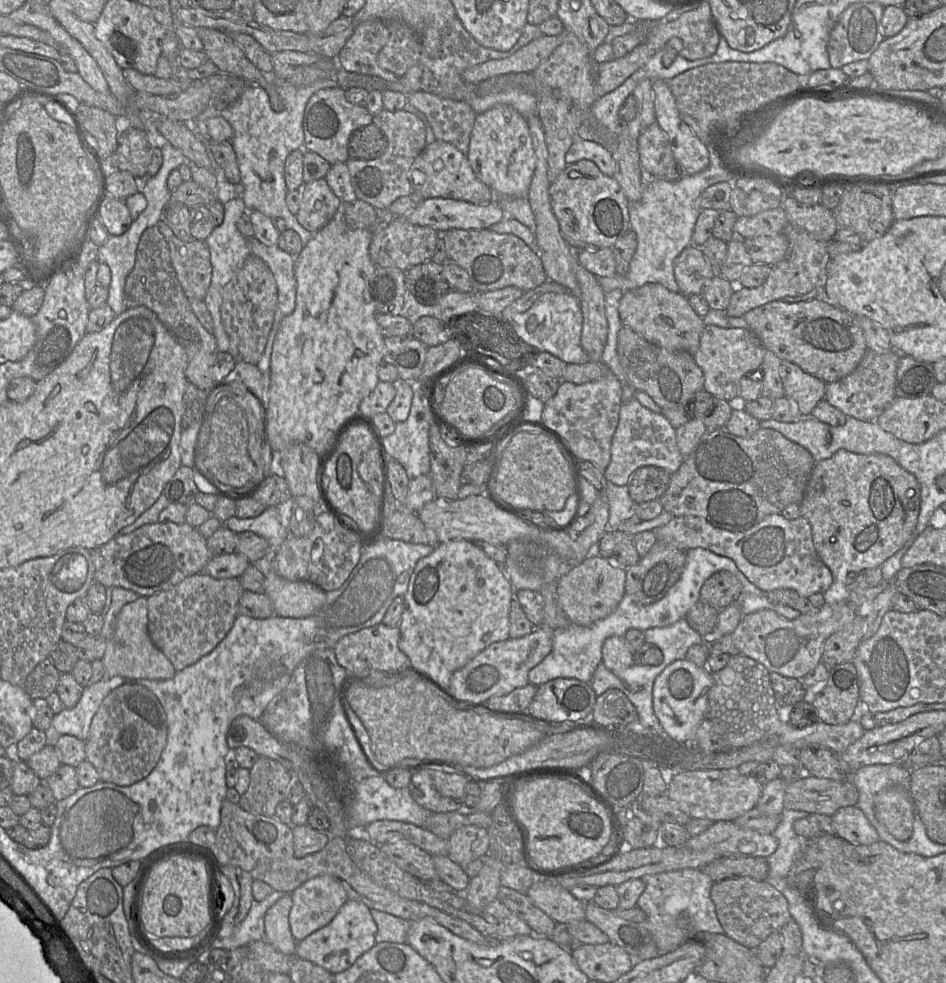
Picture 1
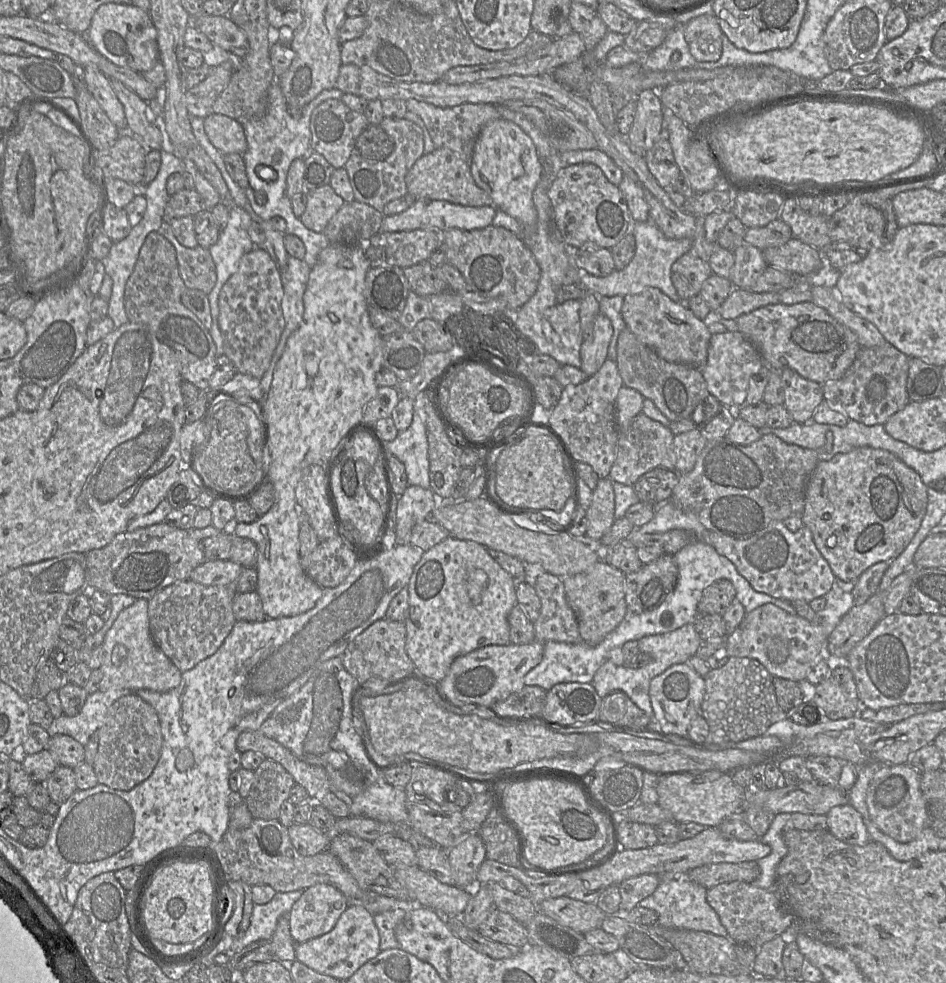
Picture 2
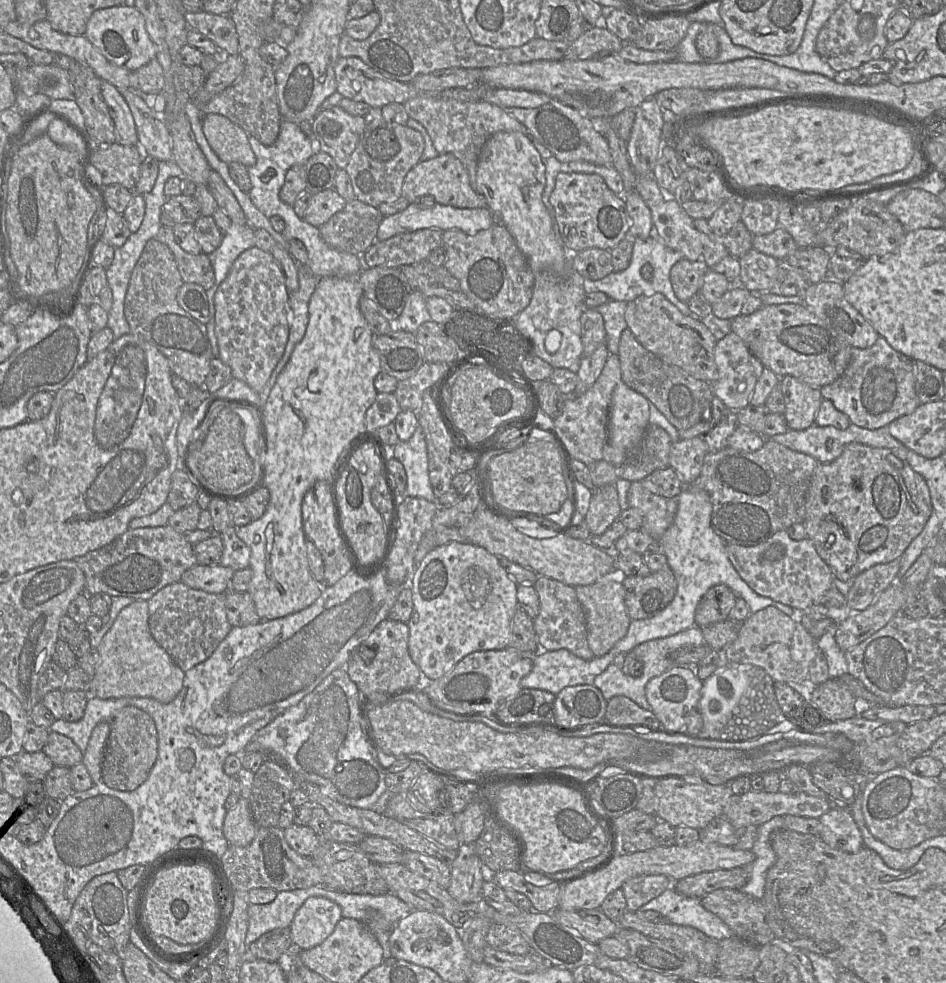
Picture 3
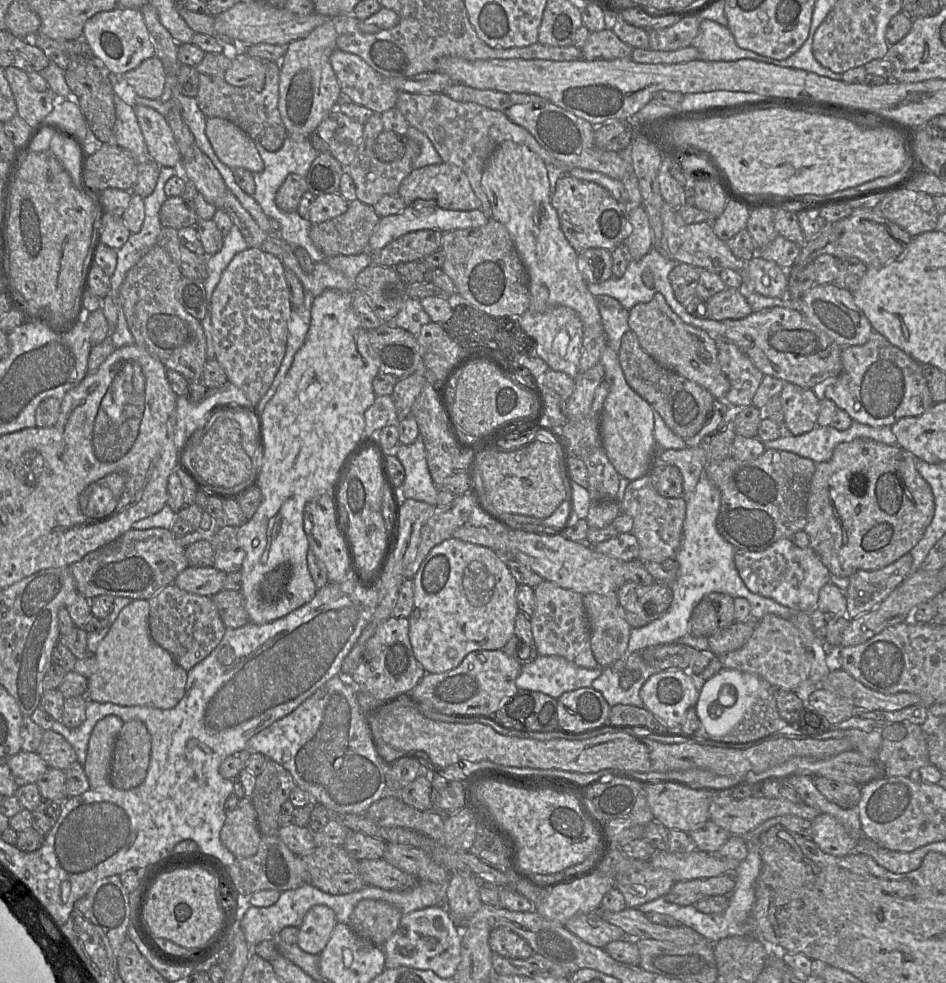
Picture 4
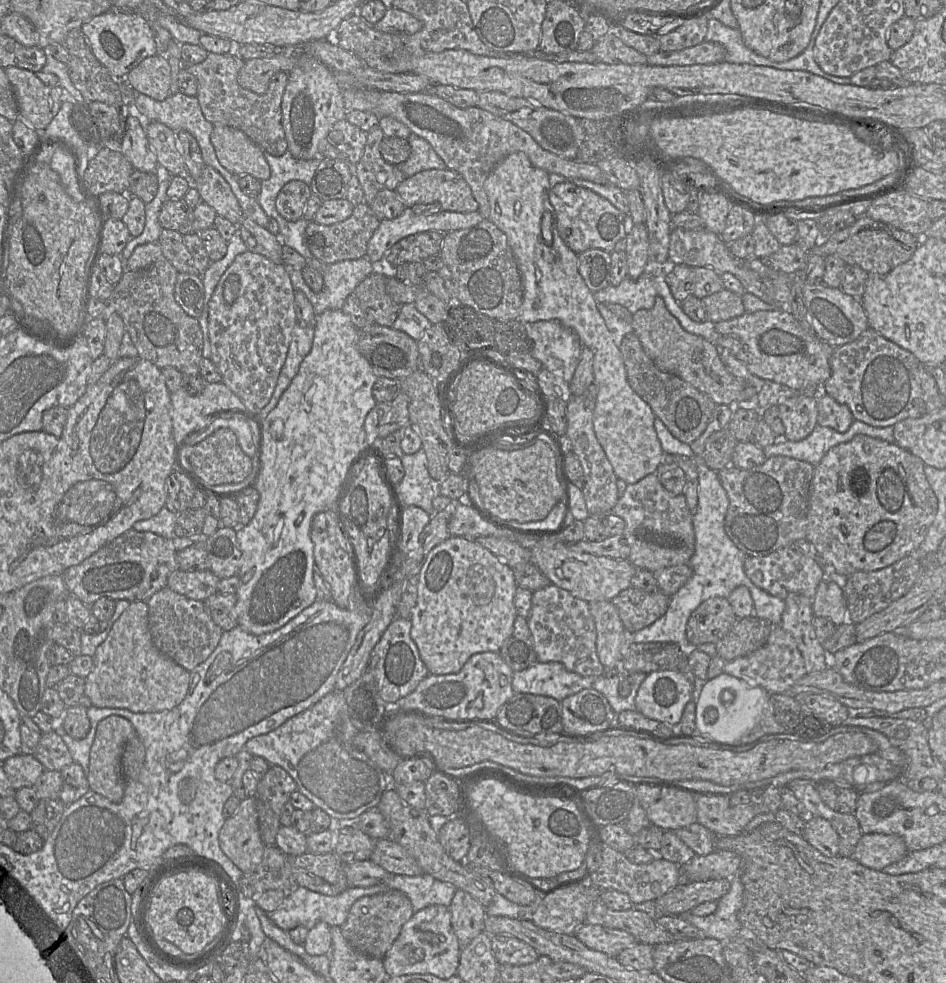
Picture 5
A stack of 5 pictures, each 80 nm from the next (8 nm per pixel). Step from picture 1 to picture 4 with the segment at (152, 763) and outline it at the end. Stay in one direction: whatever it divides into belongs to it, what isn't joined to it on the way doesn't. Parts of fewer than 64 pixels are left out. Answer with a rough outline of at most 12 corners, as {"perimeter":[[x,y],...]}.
{"perimeter":[[124,722],[115,742],[110,784],[120,790],[146,778],[151,735]]}

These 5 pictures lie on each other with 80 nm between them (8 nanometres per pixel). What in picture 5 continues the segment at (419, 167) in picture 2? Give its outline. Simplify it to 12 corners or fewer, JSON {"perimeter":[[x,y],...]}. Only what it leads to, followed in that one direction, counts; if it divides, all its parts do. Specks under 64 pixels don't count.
{"perimeter":[[429,169],[395,189],[406,208],[438,202],[445,211],[475,212],[464,177]]}

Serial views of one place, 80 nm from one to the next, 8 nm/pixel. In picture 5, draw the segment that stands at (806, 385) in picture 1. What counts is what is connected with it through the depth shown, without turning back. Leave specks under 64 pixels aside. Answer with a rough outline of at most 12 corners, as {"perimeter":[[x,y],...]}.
{"perimeter":[[817,397],[777,405],[784,439],[801,441],[817,425]]}

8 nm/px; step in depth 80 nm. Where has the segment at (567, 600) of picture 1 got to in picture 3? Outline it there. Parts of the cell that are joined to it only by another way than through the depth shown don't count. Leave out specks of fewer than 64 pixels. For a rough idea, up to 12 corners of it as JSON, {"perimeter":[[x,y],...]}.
{"perimeter":[[621,578],[575,587],[588,646],[601,657],[632,621]]}

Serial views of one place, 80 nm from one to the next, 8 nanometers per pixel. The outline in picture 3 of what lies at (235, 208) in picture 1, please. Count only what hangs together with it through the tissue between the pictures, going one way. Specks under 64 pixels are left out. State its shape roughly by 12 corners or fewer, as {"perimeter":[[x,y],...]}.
{"perimeter":[[232,222],[220,246],[208,254],[215,274],[206,290],[206,328],[213,357],[215,333],[215,293],[238,256],[255,246],[255,230]]}

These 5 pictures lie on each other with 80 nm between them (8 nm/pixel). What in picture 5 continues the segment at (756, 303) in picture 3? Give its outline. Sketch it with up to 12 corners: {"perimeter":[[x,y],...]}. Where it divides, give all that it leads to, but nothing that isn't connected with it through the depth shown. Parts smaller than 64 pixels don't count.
{"perimeter":[[725,288],[701,300],[713,323],[746,312],[742,297]]}

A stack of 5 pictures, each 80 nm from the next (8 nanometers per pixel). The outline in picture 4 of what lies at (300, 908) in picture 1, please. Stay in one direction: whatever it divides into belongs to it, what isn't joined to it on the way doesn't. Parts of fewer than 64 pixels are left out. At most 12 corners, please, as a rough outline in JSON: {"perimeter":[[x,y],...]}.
{"perimeter":[[326,905],[311,907],[297,945],[320,954],[337,923]]}

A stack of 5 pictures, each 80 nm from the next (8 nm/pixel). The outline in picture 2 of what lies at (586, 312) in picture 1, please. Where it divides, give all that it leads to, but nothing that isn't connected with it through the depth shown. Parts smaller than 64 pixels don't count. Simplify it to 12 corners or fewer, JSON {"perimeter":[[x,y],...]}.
{"perimeter":[[600,313],[580,348],[587,377],[607,359],[613,328]]}

